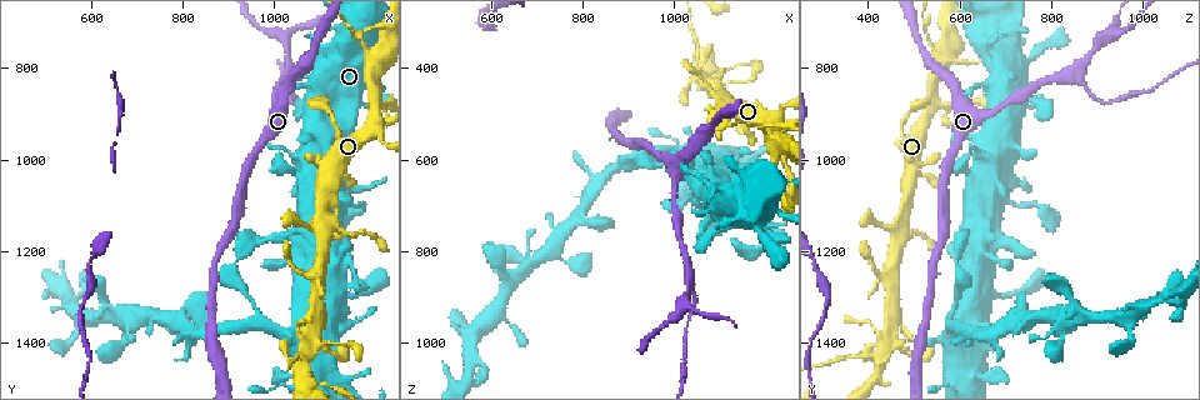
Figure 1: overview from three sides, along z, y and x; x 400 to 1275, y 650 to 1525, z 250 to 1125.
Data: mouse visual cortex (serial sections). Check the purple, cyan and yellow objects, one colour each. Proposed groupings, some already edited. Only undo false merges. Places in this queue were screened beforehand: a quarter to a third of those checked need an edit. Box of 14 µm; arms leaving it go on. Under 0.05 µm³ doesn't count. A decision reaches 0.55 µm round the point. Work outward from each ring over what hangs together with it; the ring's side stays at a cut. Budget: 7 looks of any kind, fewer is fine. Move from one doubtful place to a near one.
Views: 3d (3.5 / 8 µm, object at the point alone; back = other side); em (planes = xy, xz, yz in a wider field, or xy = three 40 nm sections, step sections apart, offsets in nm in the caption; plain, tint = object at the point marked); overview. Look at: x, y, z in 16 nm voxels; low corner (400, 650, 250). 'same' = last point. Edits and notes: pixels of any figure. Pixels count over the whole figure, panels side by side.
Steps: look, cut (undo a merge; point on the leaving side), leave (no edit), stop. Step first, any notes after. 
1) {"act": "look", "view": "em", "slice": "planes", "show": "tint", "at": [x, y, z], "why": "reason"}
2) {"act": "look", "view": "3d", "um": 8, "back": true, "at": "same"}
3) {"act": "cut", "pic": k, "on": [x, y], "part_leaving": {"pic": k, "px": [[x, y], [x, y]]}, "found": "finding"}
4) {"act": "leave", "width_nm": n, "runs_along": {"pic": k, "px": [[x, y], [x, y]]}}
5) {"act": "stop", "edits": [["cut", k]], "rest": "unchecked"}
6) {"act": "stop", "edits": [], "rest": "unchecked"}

{"act": "look", "view": "3d", "um": 3.5, "back": true, "at": [1190, 730, 535], "why": "sharp bend"}

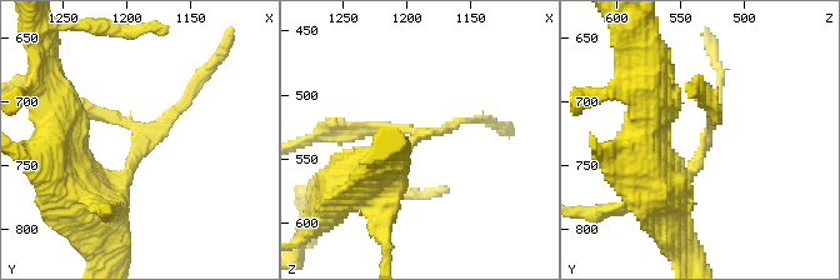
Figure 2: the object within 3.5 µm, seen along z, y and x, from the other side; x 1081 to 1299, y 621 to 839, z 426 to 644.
{"act": "look", "view": "em", "slice": "xy", "step": 1, "show": "tint", "at": [1188, 730, 528]}

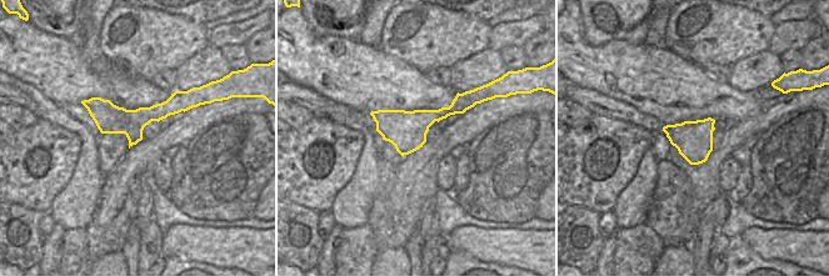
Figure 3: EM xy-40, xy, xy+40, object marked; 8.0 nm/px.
{"act": "leave", "arm_widths_nm": [100, 150, 200], "runs_along": {"pic": 2, "px": [[669, 211], [708, 139], [710, 104]]}, "found": "all the same cell"}

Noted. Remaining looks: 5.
{"act": "look", "view": "em", "slice": "xy", "step": 2, "show": "tint", "at": [1090, 830, 670], "why": "thick turns thin"}

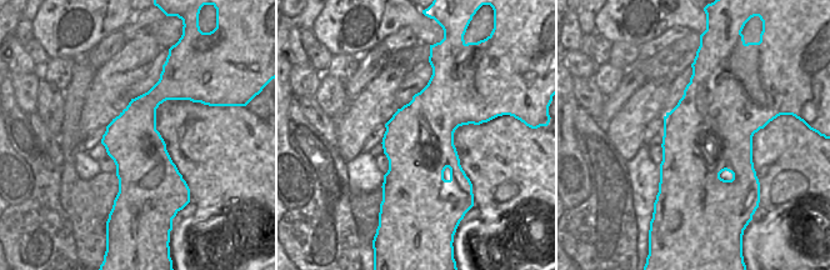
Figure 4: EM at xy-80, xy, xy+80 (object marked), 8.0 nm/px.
{"act": "look", "view": "3d", "um": 3.5, "at": "same"}

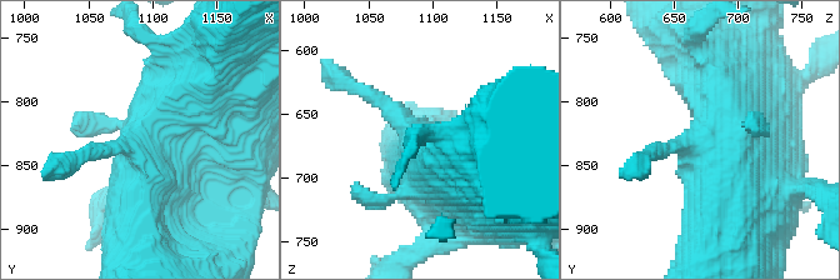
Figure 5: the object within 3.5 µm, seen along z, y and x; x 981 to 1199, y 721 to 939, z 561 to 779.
{"act": "leave", "runs_along": {"pic": 5, "px": [[521, 205], [436, 170], [386, 109]]}, "found": "all the same cell"}

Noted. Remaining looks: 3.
{"act": "look", "view": "em", "slice": "xy", "step": 5, "show": "tint", "at": [1040, 845, 880], "why": "calibre changes"}

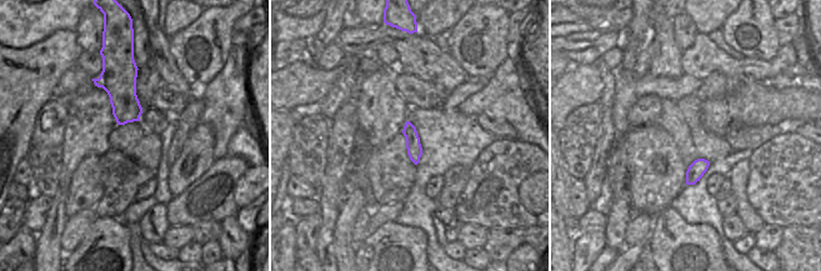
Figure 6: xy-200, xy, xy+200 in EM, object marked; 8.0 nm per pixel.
{"act": "look", "view": "3d", "um": 3.5, "at": "same", "why": "see where the arms go"}

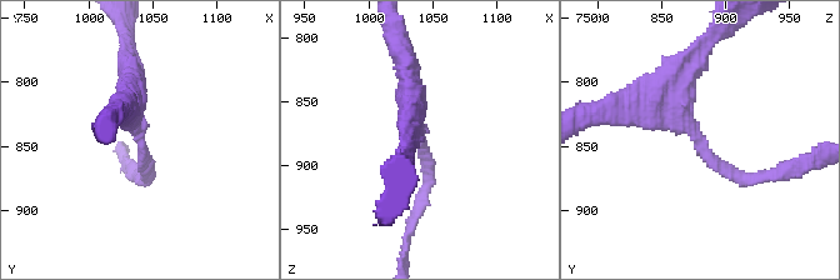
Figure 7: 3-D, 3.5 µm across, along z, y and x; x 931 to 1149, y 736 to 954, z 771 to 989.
{"act": "leave", "found": "one cell here"}

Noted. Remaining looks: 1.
{"act": "stop", "edits": [], "rest": "unchecked"}

